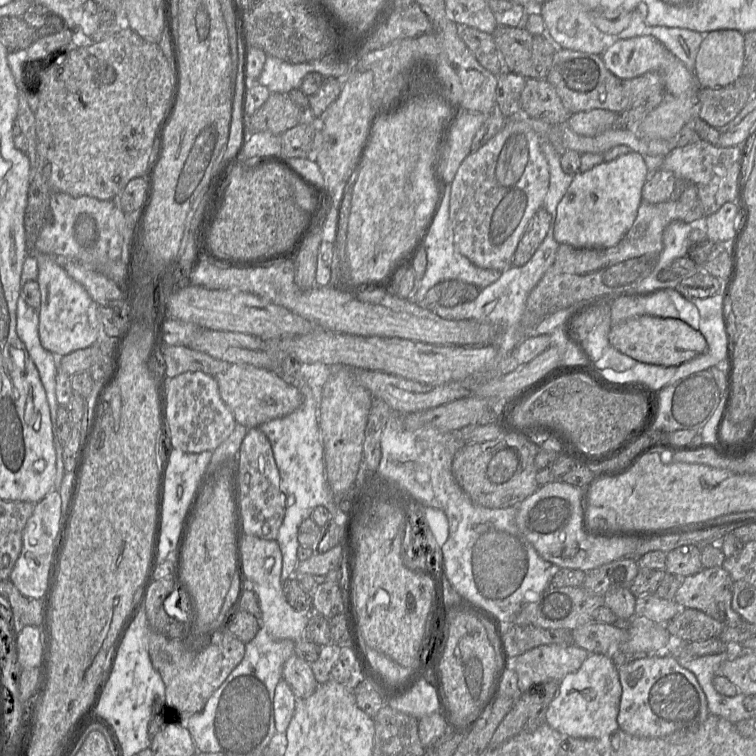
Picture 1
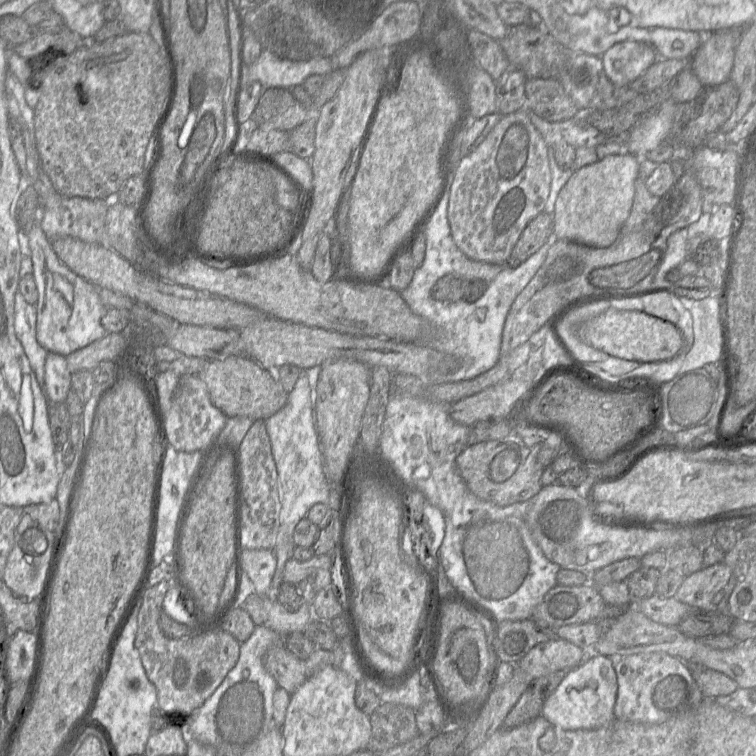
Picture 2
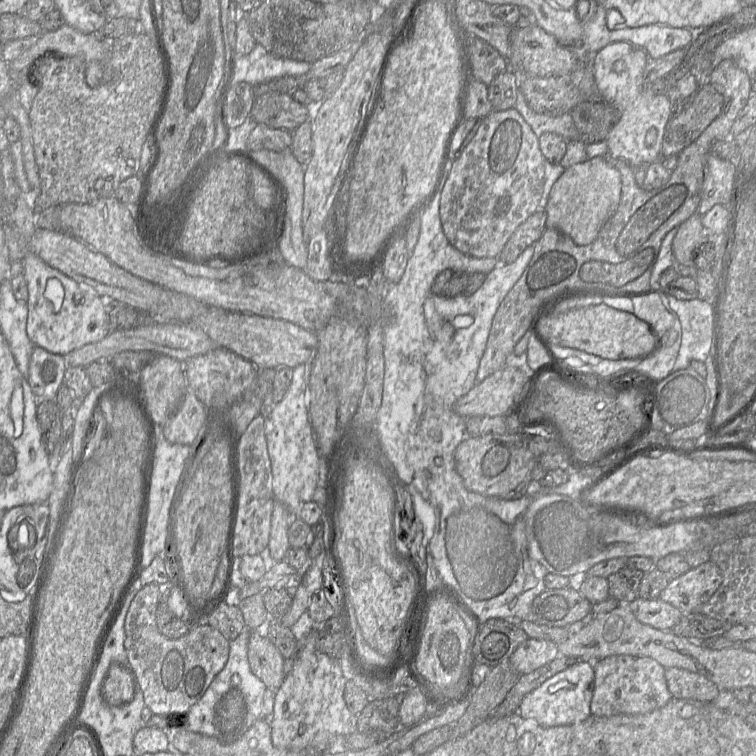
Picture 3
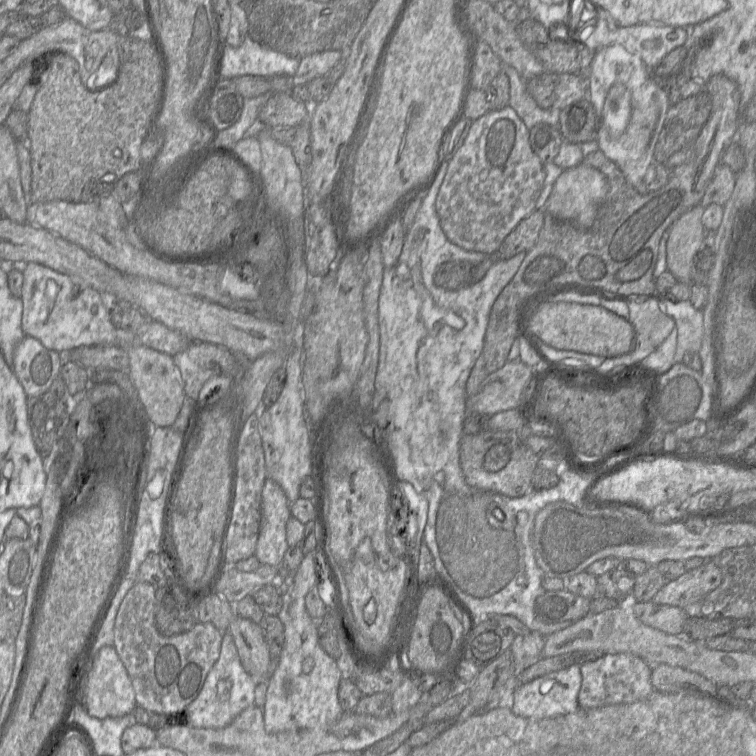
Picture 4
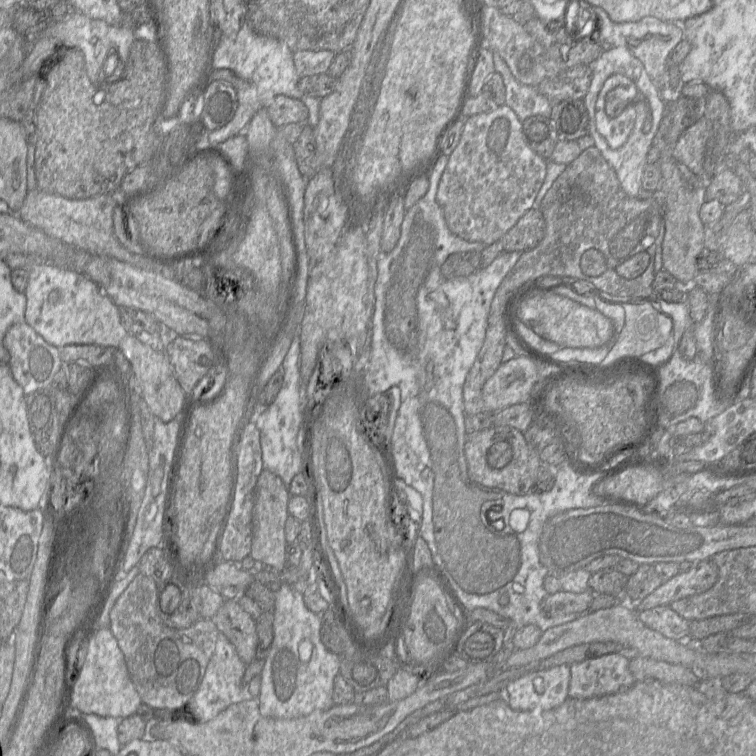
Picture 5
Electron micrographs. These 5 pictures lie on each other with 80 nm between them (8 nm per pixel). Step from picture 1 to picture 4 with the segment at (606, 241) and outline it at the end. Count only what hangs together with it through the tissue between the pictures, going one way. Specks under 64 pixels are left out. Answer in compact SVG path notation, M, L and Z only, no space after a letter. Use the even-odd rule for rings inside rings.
M580 164L564 170L558 177L544 205L544 213L547 212L558 220L569 222L579 229L589 229L608 193L609 184L605 175L591 166Z

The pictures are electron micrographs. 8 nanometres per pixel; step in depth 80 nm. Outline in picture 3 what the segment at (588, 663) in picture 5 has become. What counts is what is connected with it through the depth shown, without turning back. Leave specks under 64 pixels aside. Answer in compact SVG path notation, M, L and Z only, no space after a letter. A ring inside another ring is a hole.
M613 655L613 656L608 656L603 659L600 659L598 661L594 661L593 668L594 668L594 682L593 682L593 697L592 697L591 706L590 706L591 716L607 717L612 715L641 715L641 714L652 712L658 708L665 706L672 699L684 700L684 698L682 697L678 697L678 698L672 697L668 689L667 681L665 679L665 668L651 658L638 657L638 656L632 656L632 655Z

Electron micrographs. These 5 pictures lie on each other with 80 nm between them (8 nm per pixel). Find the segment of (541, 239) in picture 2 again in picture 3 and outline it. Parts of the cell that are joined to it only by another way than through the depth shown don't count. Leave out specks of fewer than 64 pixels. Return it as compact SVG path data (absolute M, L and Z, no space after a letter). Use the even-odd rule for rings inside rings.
M535 212L512 234L499 255L499 265L508 265L542 237L546 230L546 213Z

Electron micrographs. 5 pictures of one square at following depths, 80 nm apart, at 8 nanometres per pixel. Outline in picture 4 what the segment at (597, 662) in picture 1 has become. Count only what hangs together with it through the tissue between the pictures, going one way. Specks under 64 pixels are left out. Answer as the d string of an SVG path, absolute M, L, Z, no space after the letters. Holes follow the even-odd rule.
M572 665L518 686L513 692L513 713L522 717L541 719L575 712L580 708L578 704L582 682L580 666Z

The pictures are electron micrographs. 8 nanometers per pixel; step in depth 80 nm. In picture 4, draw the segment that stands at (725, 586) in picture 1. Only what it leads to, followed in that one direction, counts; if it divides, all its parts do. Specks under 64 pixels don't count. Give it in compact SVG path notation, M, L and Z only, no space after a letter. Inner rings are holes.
M705 560L701 566L666 583L651 601L683 609L709 594L721 582L722 572L719 567L712 560Z

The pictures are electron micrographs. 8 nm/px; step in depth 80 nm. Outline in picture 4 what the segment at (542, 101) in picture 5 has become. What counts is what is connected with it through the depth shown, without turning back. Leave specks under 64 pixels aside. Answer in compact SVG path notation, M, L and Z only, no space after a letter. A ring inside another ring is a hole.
M502 63L502 72L507 75L510 83L508 106L515 110L528 129L540 123L558 127L560 110L539 107L527 91L528 80L522 78L512 66Z

